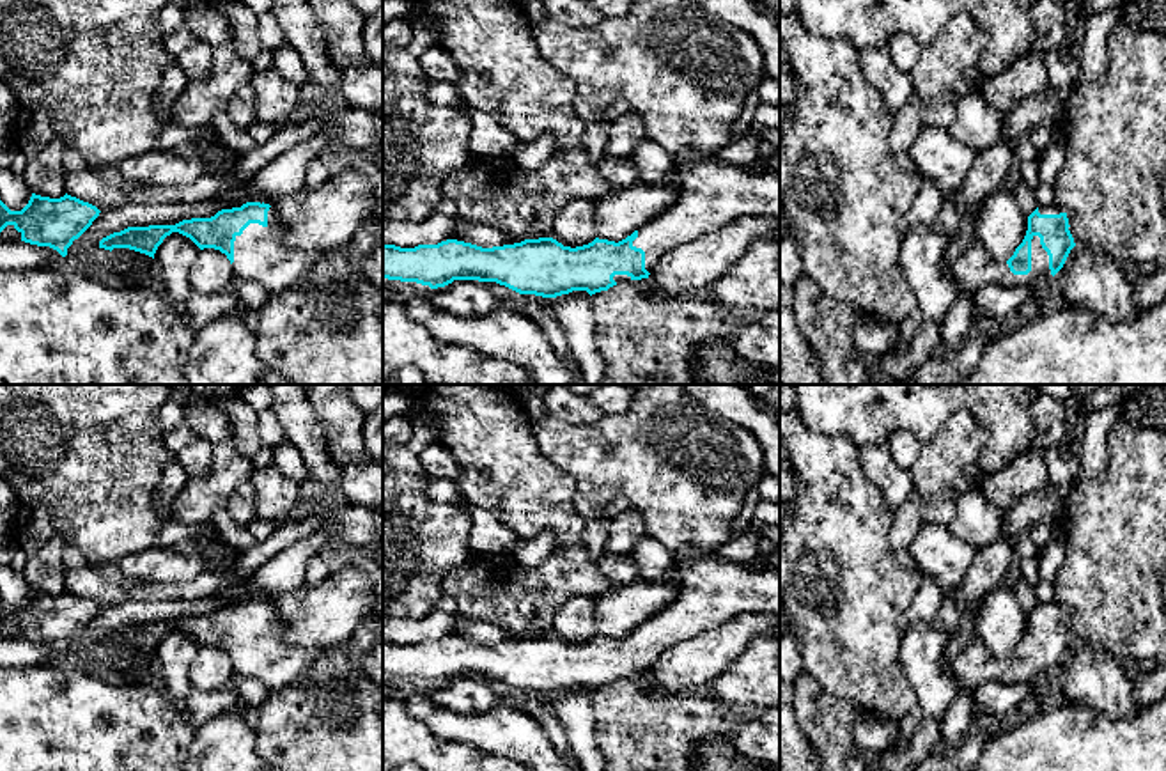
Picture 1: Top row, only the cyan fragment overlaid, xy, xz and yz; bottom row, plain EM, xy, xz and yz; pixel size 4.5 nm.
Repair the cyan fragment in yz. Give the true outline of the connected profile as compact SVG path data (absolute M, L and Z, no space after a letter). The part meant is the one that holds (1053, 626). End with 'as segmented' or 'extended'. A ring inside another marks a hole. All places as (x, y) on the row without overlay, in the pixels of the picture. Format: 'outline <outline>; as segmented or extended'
outline M1056 601L1038 603L1028 613L1022 640L1007 659L998 659L976 636L952 659L952 672L964 689L987 682L1017 684L1054 674L1076 643L1067 610Z; extended

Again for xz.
outline M562 542L535 567L525 567L512 553L471 551L461 565L447 572L443 594L457 603L461 615L489 622L516 640L493 645L457 636L415 645L383 642L383 675L416 679L431 686L445 684L454 677L478 677L542 695L556 695L572 688L587 688L592 693L617 681L649 675L666 649L742 615L776 617L767 636L780 638L780 571L703 557L689 564L675 562L663 580L679 585L679 596L665 610L656 611L618 640L595 635L588 642L571 645L551 635L556 610L571 597L599 597L617 588L599 572L585 544Z; extended

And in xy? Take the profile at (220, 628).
outline M246 599L241 604L222 606L211 615L183 617L175 622L128 624L103 635L99 645L112 649L113 670L122 675L124 682L158 684L154 650L172 629L190 635L200 647L220 647L230 658L236 679L255 677L269 691L296 684L301 672L330 650L340 649L335 645L303 649L289 643L284 638L284 620L278 617L275 606L264 599Z; extended

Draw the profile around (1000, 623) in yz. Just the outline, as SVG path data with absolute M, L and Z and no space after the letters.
M1008 581L989 590L973 610L978 638L998 659L1007 659L1022 640L1028 613L1022 611Z

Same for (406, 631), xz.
M439 610L431 611L424 619L385 619L383 642L400 645L415 645L418 642L438 642L450 636L457 627L457 615Z

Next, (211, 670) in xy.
M204 645L190 665L190 682L193 689L218 691L234 682L232 661L225 650Z

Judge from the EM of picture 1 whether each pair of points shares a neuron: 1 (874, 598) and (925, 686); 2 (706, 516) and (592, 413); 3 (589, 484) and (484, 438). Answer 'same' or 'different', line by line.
1: different
2: different
3: different

